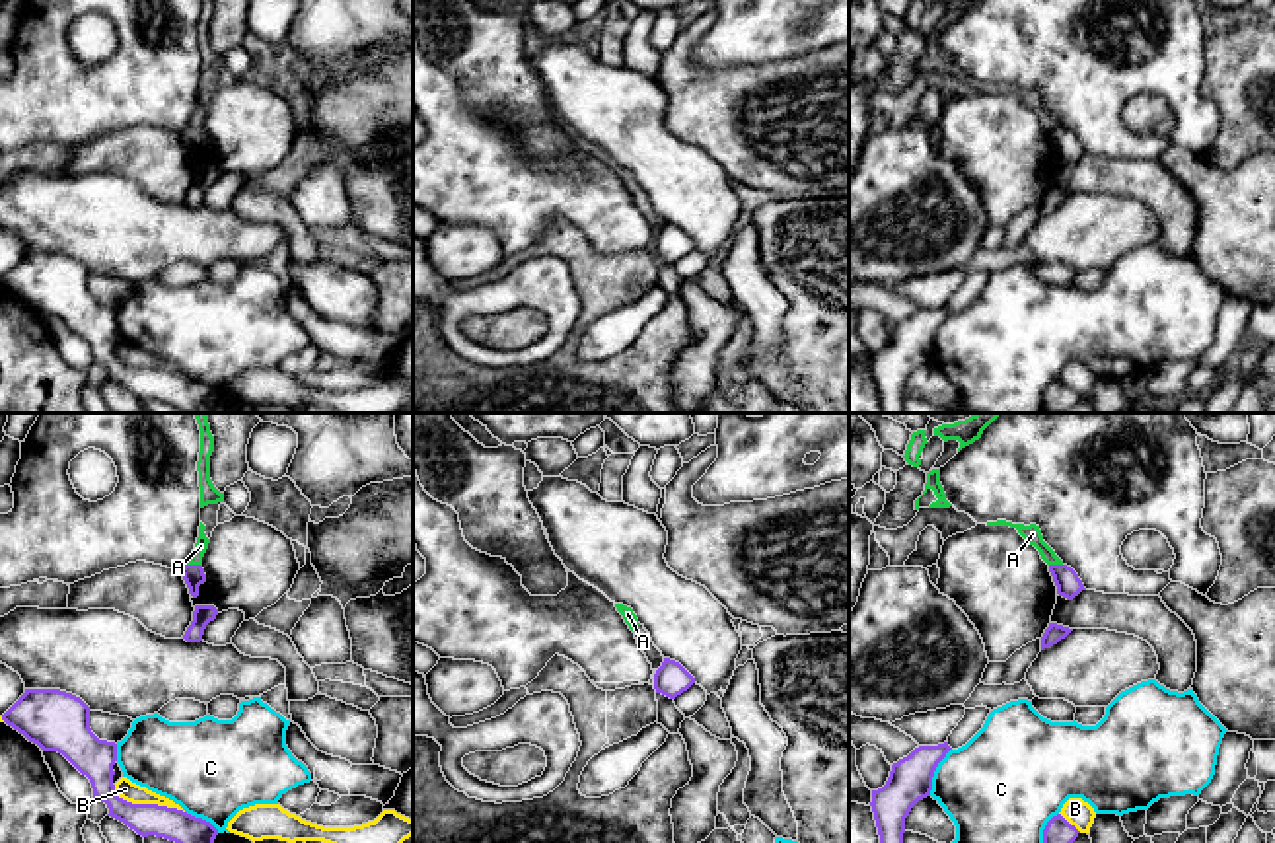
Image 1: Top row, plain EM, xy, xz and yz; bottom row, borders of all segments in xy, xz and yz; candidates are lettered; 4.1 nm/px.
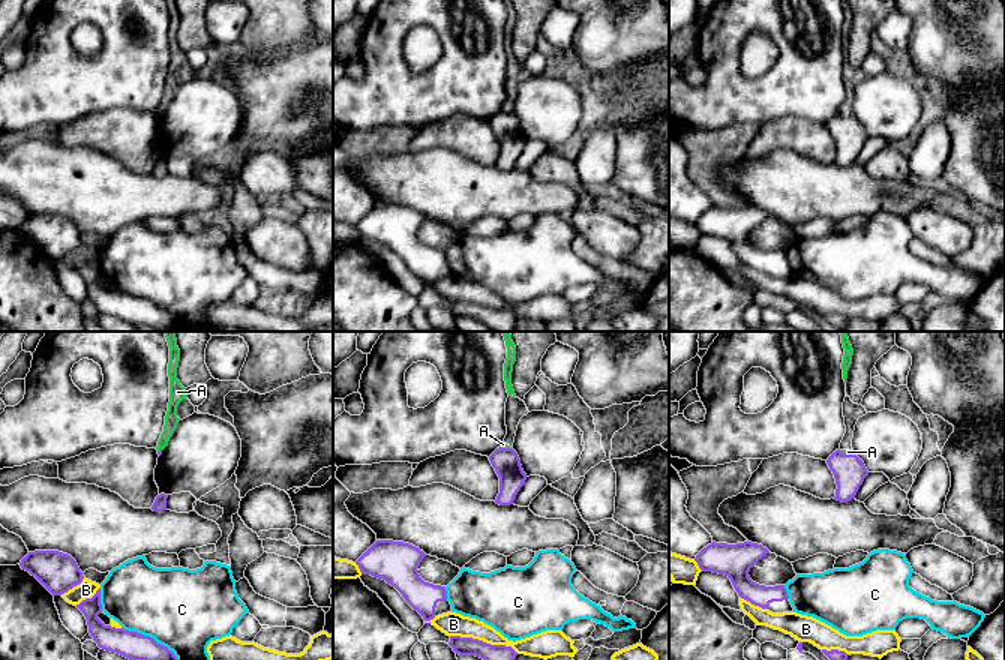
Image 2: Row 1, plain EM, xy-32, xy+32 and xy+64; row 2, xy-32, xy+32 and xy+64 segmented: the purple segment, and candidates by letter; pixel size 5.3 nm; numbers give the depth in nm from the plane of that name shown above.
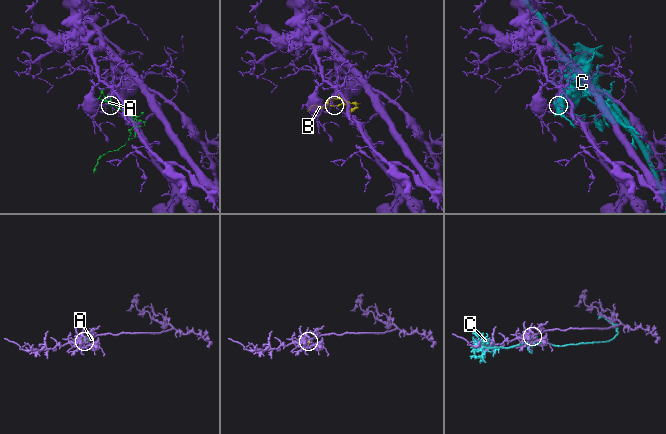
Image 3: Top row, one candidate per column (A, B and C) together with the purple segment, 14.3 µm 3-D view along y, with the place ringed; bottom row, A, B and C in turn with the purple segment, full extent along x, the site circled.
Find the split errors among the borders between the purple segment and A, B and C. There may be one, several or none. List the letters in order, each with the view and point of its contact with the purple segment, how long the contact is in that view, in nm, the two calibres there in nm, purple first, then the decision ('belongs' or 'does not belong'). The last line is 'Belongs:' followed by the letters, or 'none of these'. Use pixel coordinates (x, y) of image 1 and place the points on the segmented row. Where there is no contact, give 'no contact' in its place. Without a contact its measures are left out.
A: contact xy (195, 565); length 60 nm; calibres 90 and 60 nm; does not belong
B: contact xy (146, 805); length 320 nm; calibres 130 and 90 nm; does not belong
C: contact yz (935, 769); length 220 nm; calibres 180 and 420 nm; does not belong
Belongs: none of these

